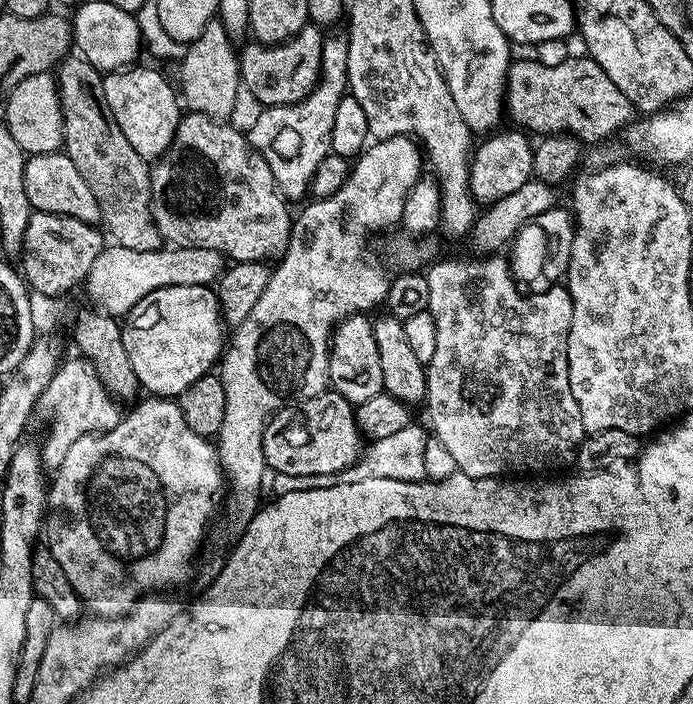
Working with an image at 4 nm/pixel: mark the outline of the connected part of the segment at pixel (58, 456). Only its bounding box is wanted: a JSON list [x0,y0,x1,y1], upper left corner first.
[39,358,122,470]

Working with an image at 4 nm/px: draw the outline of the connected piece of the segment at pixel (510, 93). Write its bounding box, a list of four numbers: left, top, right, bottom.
[504,56,634,146]

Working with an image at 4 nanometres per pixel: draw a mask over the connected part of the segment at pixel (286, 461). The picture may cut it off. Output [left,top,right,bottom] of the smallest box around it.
[262,390,365,478]

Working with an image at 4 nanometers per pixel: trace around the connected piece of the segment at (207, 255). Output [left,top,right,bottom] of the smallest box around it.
[86,246,226,318]

